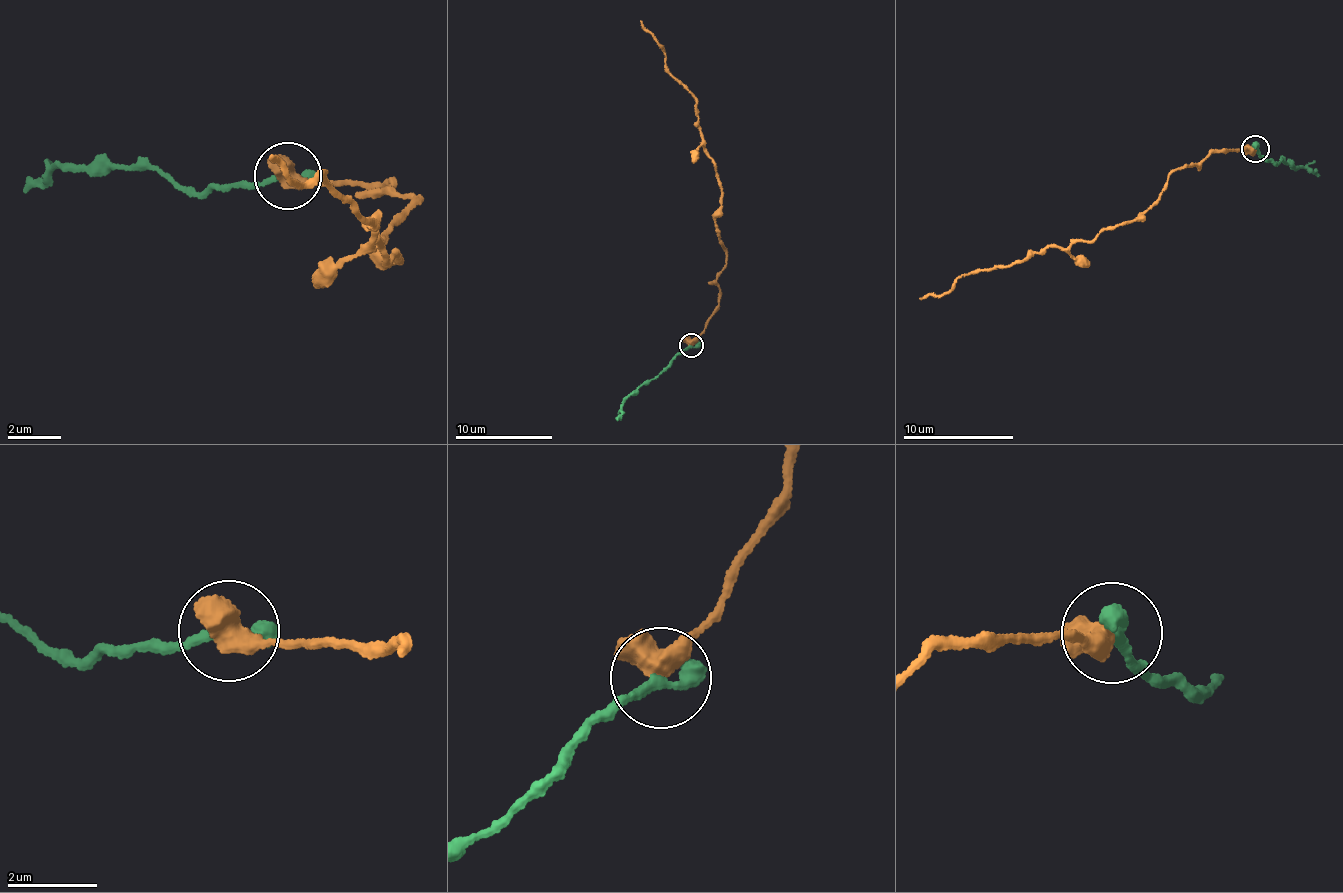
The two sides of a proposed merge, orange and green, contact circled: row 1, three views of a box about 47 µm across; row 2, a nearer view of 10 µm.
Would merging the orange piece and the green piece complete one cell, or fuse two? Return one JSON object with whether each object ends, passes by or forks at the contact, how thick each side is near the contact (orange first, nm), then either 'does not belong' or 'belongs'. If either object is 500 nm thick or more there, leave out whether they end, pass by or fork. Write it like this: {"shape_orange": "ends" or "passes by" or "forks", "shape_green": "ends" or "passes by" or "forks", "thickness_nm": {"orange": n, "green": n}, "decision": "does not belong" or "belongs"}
{"thickness_nm": {"orange": 650, "green": 360}, "decision": "does not belong"}

